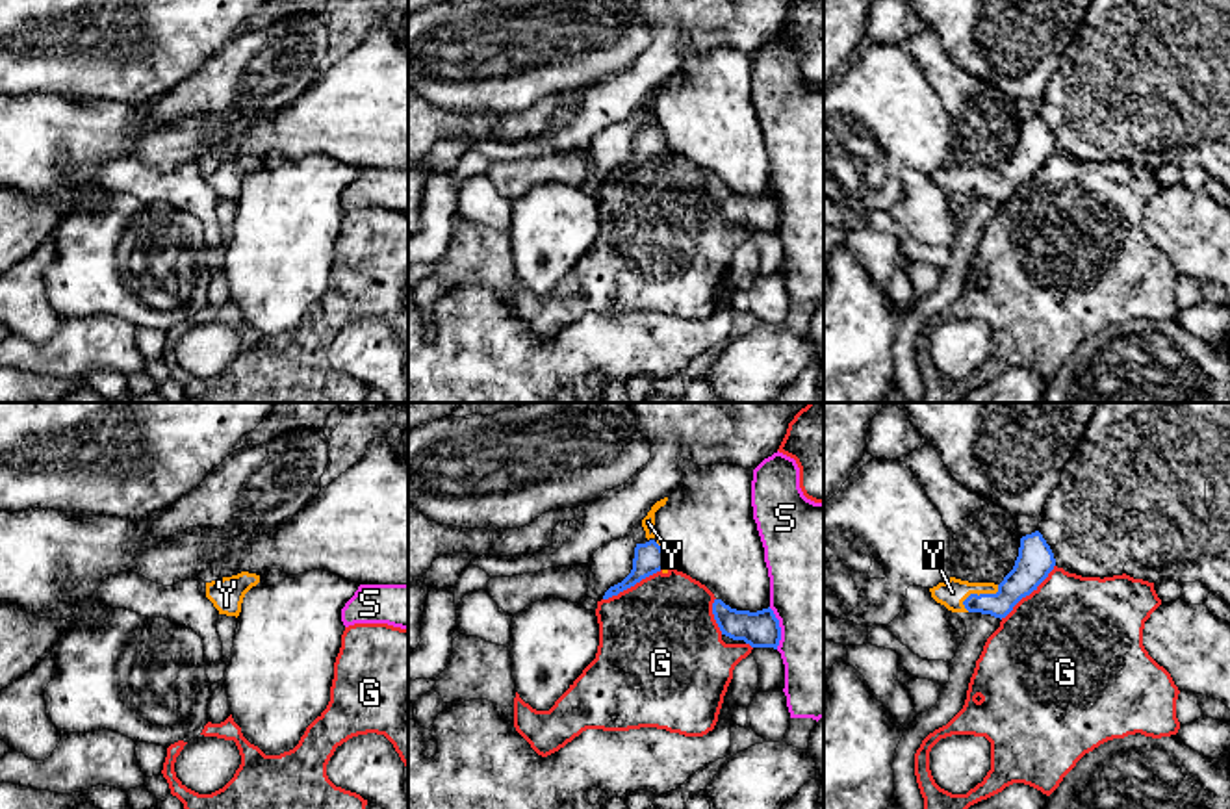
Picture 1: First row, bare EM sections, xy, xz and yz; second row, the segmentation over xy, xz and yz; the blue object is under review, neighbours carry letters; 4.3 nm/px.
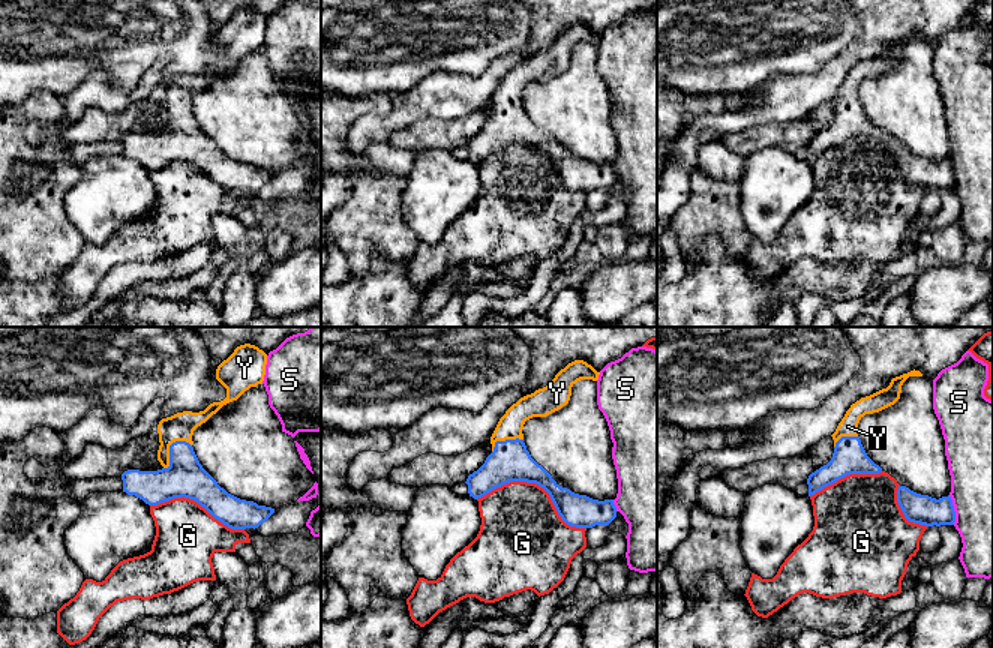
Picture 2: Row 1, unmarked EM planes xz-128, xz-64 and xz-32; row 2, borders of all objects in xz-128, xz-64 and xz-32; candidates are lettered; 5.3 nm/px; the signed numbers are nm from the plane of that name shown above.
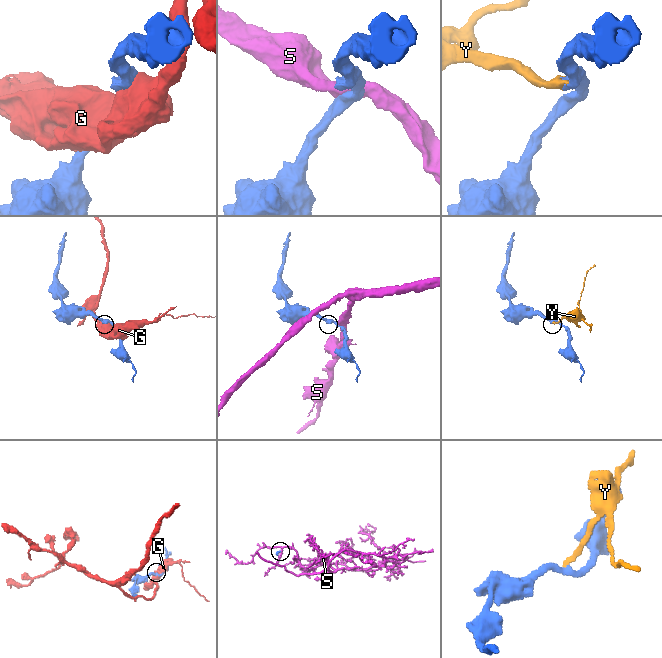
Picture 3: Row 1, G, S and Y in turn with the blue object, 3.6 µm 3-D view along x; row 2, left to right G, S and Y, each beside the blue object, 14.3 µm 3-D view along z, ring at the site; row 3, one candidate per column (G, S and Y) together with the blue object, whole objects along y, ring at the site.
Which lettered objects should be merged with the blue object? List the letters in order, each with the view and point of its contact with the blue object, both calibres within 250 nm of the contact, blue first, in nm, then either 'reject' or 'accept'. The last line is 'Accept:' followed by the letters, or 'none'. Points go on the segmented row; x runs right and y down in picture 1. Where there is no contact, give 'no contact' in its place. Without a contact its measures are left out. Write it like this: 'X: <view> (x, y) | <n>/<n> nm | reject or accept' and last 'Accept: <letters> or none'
G: xz (635, 583) | 130/480 nm | reject
S: xz (780, 628) | 160/460 nm | reject
Y: yz (980, 594) | 150/120 nm | accept
Accept: Y

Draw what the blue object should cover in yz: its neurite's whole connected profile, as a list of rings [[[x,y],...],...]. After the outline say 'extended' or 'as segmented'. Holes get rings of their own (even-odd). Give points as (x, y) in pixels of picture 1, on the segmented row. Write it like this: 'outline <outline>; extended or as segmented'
outline [[[1035,531],[1020,538],[1015,566],[1000,584],[950,577],[929,592],[937,603],[952,612],[981,612],[1002,620],[1022,597],[1037,590],[1054,566],[1056,559],[1050,546]]]; extended

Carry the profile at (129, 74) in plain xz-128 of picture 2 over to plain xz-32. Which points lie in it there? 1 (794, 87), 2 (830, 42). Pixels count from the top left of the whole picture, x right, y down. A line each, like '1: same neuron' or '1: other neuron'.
1: other neuron
2: same neuron

